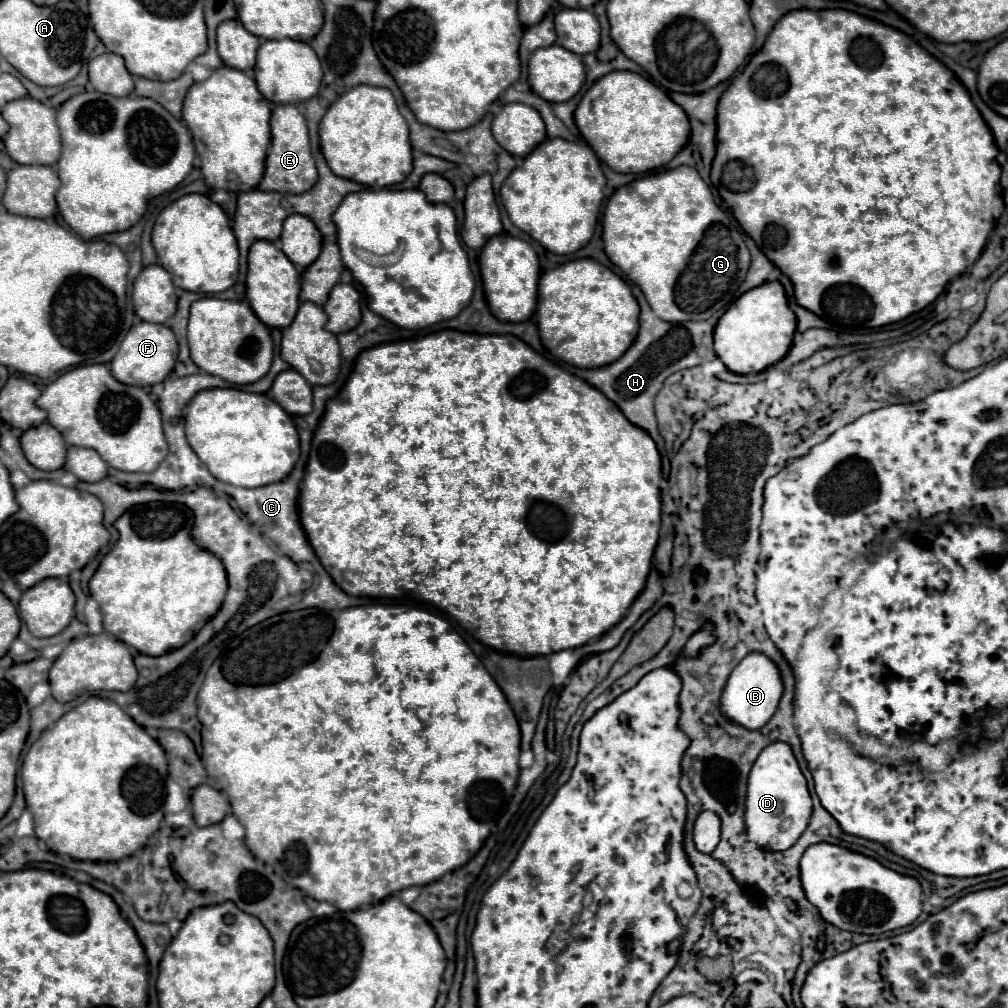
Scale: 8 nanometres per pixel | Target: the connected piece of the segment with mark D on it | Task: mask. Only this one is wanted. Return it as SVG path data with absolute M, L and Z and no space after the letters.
M783 742L769 744L759 754L749 772L745 818L743 818L747 840L769 852L787 850L799 840L799 836L807 828L811 810L813 804L807 790L807 780L801 774L791 748L787 748L787 744Z

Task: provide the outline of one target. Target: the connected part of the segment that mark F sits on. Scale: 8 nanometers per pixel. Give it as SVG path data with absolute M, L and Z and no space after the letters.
M139 322L127 332L125 340L121 342L119 352L111 362L111 374L123 384L153 386L163 382L171 374L175 360L177 360L177 338L173 330L167 328L165 324Z

